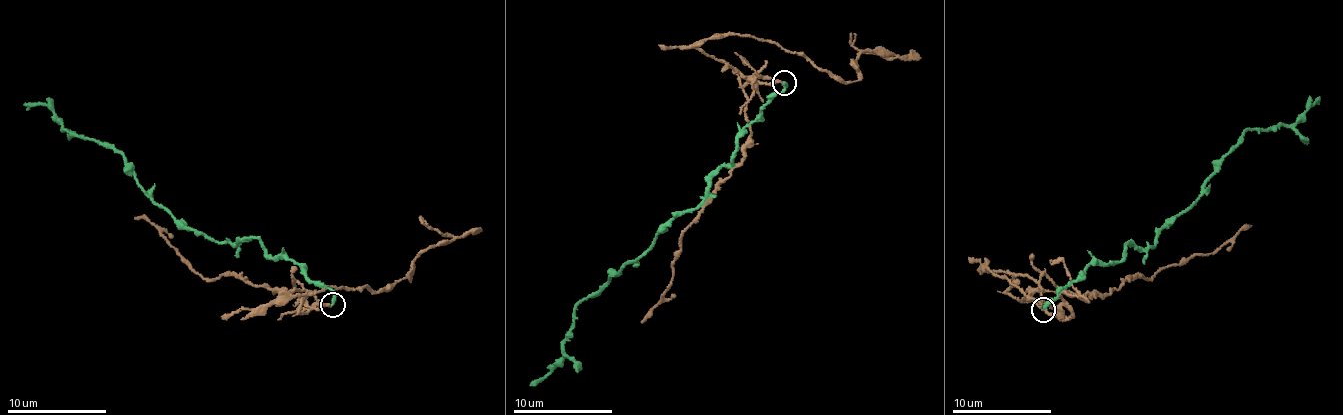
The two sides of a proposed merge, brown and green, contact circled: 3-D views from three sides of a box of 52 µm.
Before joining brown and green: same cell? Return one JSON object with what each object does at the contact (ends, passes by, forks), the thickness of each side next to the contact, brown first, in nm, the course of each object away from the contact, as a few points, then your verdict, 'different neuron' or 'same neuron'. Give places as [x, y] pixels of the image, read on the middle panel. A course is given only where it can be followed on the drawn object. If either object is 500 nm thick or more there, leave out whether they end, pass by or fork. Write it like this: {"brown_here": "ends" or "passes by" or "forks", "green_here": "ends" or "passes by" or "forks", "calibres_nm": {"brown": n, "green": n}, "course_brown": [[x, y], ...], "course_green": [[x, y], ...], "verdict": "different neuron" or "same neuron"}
{"brown_here": "passes by", "green_here": "ends", "calibres_nm": {"brown": 140, "green": 240}, "course_brown": [[782, 83], [744, 79], [699, 47], [770, 39], [853, 82], [860, 54], [889, 55], [855, 48], [851, 32]], "course_green": [[785, 82], [694, 209], [584, 300], [561, 364], [531, 385]], "verdict": "different neuron"}

